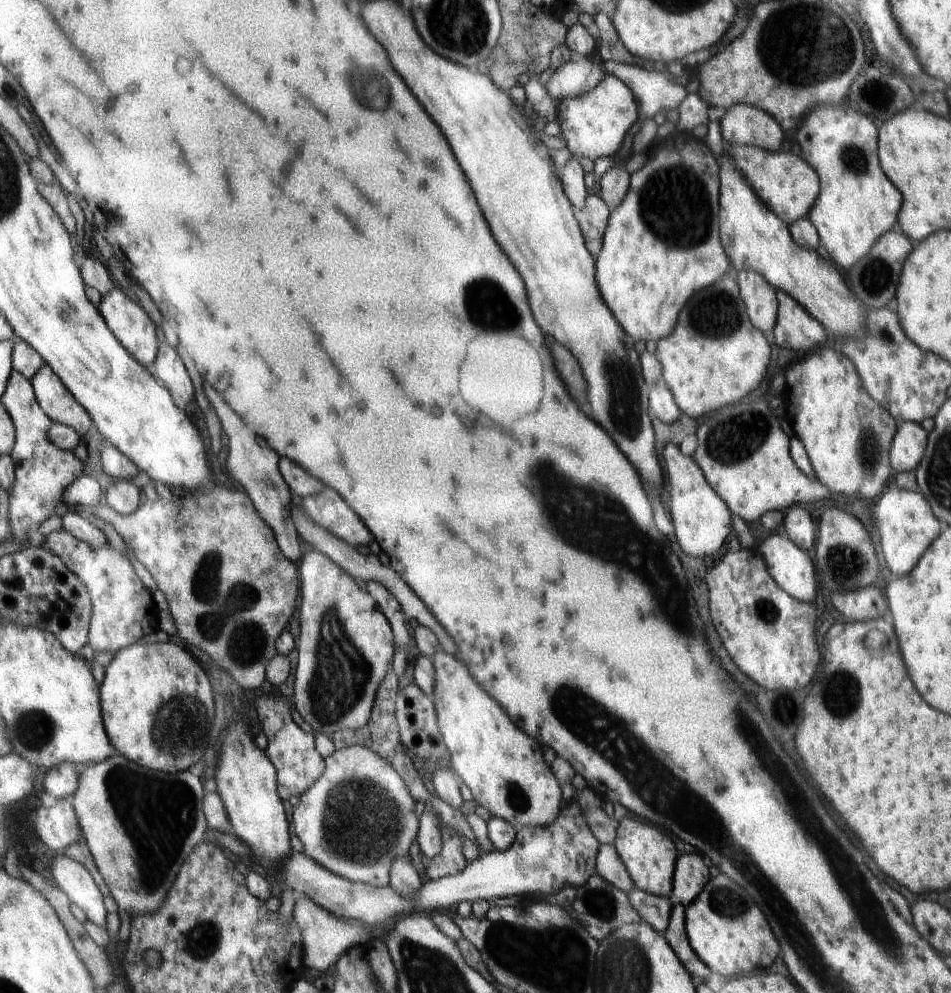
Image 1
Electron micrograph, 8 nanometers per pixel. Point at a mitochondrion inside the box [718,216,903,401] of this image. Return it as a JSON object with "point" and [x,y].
{"point":[874,277]}

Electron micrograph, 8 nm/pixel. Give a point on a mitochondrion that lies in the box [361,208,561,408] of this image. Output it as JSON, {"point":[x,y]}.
{"point":[490,300]}

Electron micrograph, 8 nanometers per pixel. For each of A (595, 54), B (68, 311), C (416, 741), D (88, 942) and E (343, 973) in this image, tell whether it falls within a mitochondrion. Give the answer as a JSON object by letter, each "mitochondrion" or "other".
{"A":"other","B":"mitochondrion","C":"other","D":"other","E":"other"}

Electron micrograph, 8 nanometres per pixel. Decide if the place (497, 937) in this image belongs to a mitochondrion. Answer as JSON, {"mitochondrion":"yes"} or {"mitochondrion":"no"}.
{"mitochondrion":"yes"}

